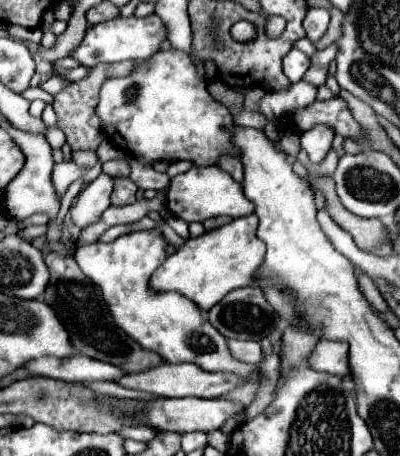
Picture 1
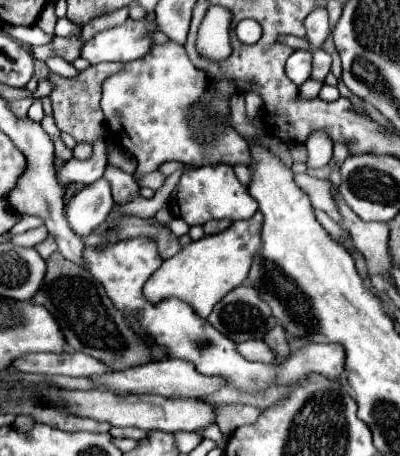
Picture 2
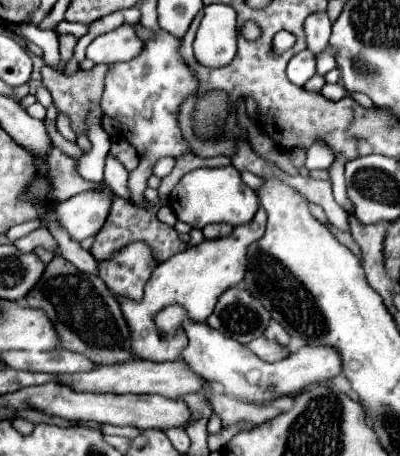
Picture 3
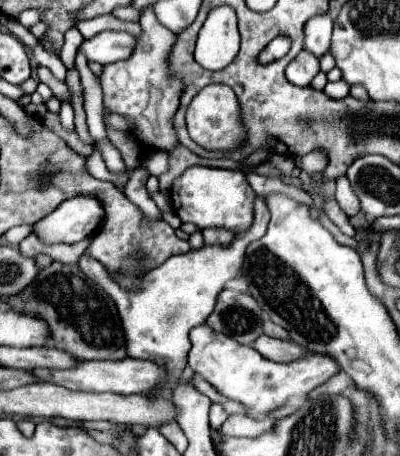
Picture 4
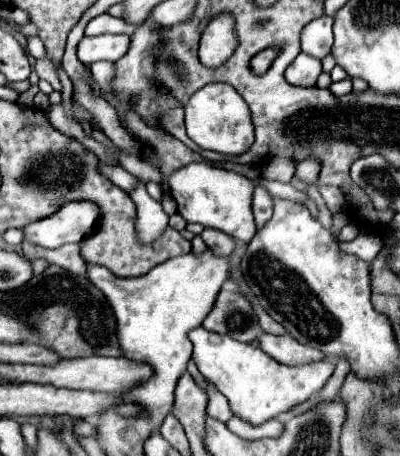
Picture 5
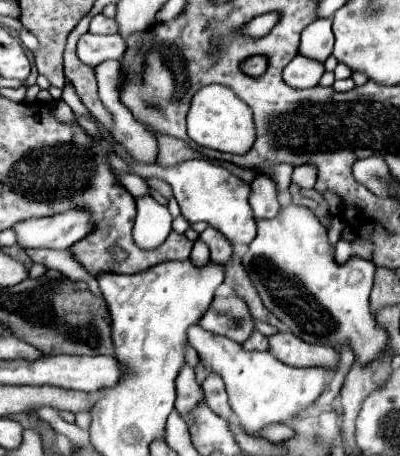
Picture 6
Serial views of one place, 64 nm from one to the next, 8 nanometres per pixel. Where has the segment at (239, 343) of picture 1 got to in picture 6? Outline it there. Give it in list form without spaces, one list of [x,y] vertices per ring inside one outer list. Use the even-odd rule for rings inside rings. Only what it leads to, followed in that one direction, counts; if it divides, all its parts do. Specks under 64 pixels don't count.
[[[278,332],[268,338],[268,352],[272,352],[280,362],[288,366],[324,366],[336,370],[338,352],[332,348],[324,348],[320,344],[306,344],[296,338],[292,332]]]

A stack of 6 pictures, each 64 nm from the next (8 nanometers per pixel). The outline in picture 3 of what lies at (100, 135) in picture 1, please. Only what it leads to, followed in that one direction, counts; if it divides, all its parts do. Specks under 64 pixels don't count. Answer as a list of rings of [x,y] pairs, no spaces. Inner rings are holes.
[[[97,64],[90,70],[79,69],[73,76],[60,74],[52,68],[42,68],[42,82],[46,84],[48,92],[52,94],[54,106],[58,110],[58,114],[66,114],[70,118],[70,126],[76,132],[76,136],[80,134],[88,134],[88,112],[96,110],[96,106],[100,106],[100,100],[104,89],[104,76],[110,70],[110,66],[106,64]]]

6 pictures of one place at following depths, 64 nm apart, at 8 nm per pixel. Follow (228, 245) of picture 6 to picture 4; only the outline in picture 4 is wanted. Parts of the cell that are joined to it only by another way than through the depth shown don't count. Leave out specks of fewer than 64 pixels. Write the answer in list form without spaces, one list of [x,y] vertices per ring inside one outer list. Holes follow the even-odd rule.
[[[204,228],[204,244],[228,244],[234,238],[232,230],[226,228]]]

